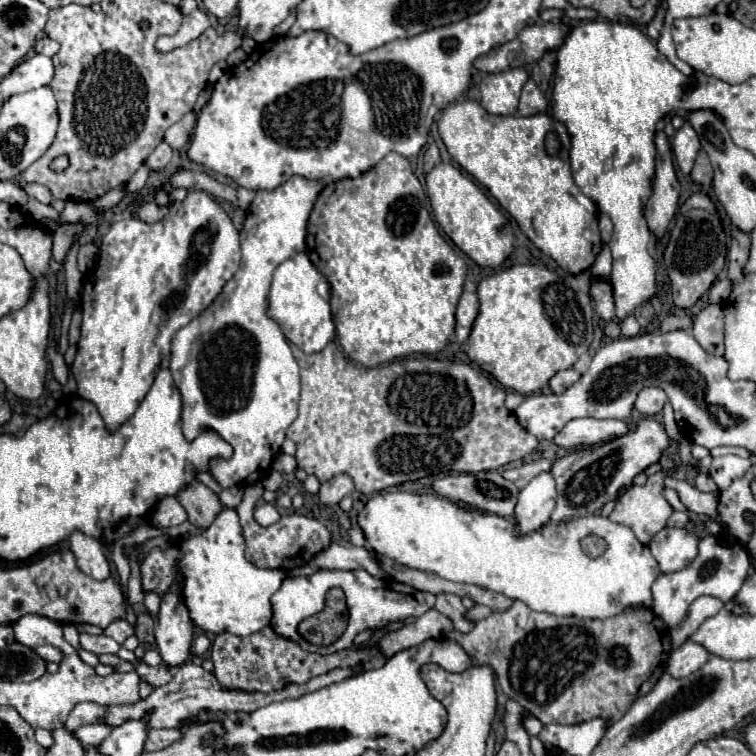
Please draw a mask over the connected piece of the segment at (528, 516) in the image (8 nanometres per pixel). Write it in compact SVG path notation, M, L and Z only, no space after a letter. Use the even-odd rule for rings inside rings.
M549 472L535 476L521 492L515 506L515 524L517 532L535 532L551 520L555 508L555 480Z

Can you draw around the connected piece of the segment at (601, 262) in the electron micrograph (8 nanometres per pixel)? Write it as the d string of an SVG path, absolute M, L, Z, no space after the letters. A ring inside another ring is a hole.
M603 246L601 254L597 256L597 260L595 260L595 264L591 266L589 272L591 272L591 278L609 276L609 272L611 272L611 252L609 252L607 246Z

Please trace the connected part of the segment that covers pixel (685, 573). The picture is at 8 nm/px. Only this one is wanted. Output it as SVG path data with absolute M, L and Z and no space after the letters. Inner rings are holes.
M703 536L701 542L699 542L699 554L697 558L685 568L685 570L679 570L679 572L673 572L673 574L663 574L655 580L653 584L653 612L669 626L677 626L689 604L697 598L697 596L703 596L703 594L709 594L709 596L715 596L723 602L731 600L747 572L749 572L749 566L751 566L751 558L749 558L749 552L733 538L723 538L723 536Z

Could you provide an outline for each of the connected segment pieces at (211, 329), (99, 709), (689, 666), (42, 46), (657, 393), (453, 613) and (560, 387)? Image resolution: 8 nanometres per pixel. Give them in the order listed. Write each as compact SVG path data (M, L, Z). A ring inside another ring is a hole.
M301 176L289 178L281 188L273 192L257 192L255 200L247 208L247 220L241 230L241 268L223 286L215 304L197 316L189 326L179 330L173 338L171 348L171 374L175 386L183 400L181 410L181 430L191 442L201 432L213 430L227 444L233 446L231 458L213 458L209 462L209 474L217 480L221 488L231 486L251 486L261 482L269 472L271 464L281 452L285 432L297 418L299 402L299 366L293 358L291 346L281 330L281 326L267 314L269 310L269 286L273 270L293 254L305 250L305 228L309 212L323 186L315 180Z
M81 702L69 714L69 718L65 722L65 728L73 732L83 724L89 724L89 722L95 722L95 720L103 718L105 714L107 714L107 706L99 706L95 702Z
M685 642L671 652L667 672L673 678L689 676L691 672L699 670L707 662L707 658L709 658L709 652L703 646L699 646L695 642Z
M51 38L37 40L37 44L35 44L35 52L45 54L45 56L55 56L55 54L59 52L59 42L55 42L55 40L51 40Z
M649 386L639 392L635 400L635 410L639 410L643 416L655 416L663 410L665 402L667 402L667 394L657 386Z
M437 594L435 608L437 608L441 614L449 616L449 618L453 620L453 624L455 624L457 630L469 632L469 630L473 628L473 622L465 620L465 612L467 612L467 610L463 608L459 596L453 596L453 594Z
M573 368L561 370L561 372L557 372L557 374L551 378L549 388L551 388L555 394L561 394L561 392L565 392L565 388L569 388L569 384L575 384L579 378L581 378L581 374L575 372Z

